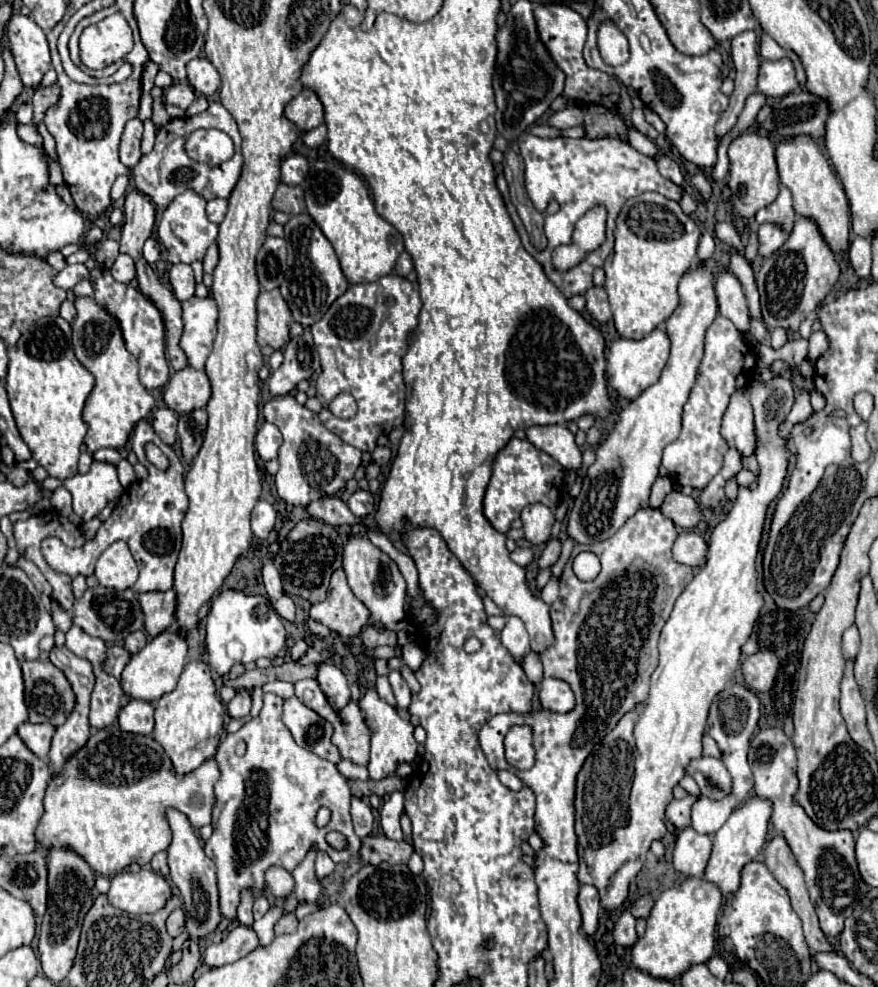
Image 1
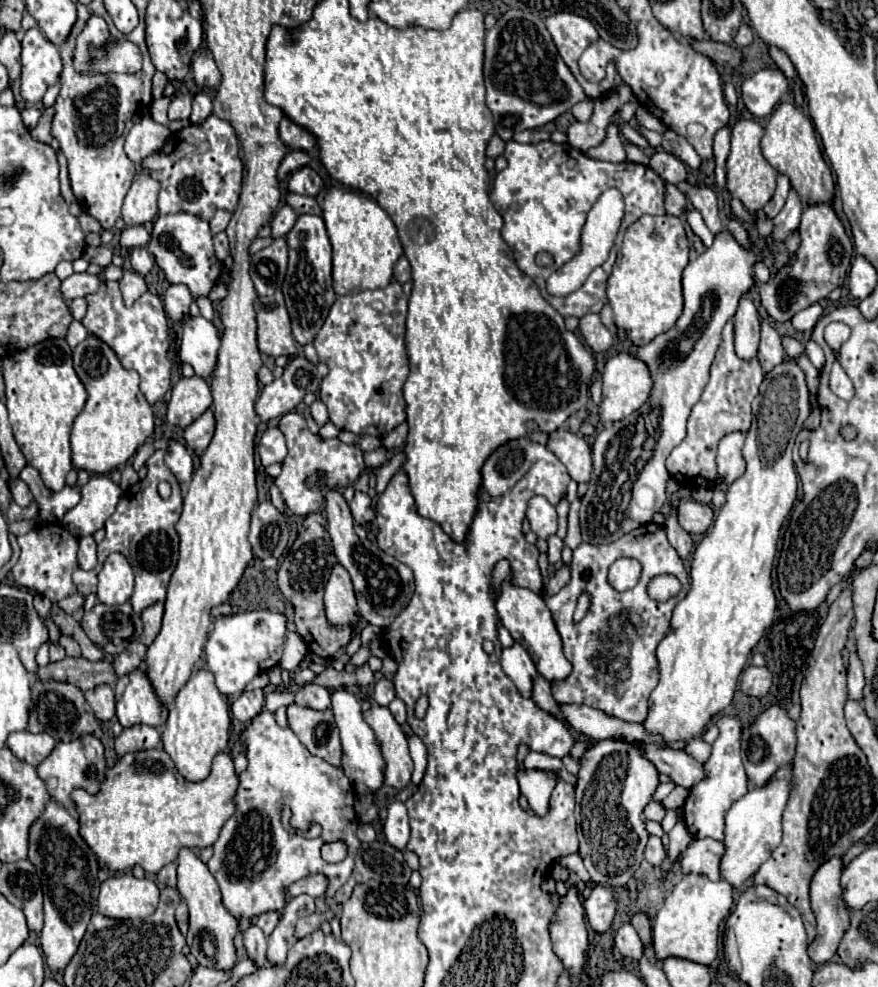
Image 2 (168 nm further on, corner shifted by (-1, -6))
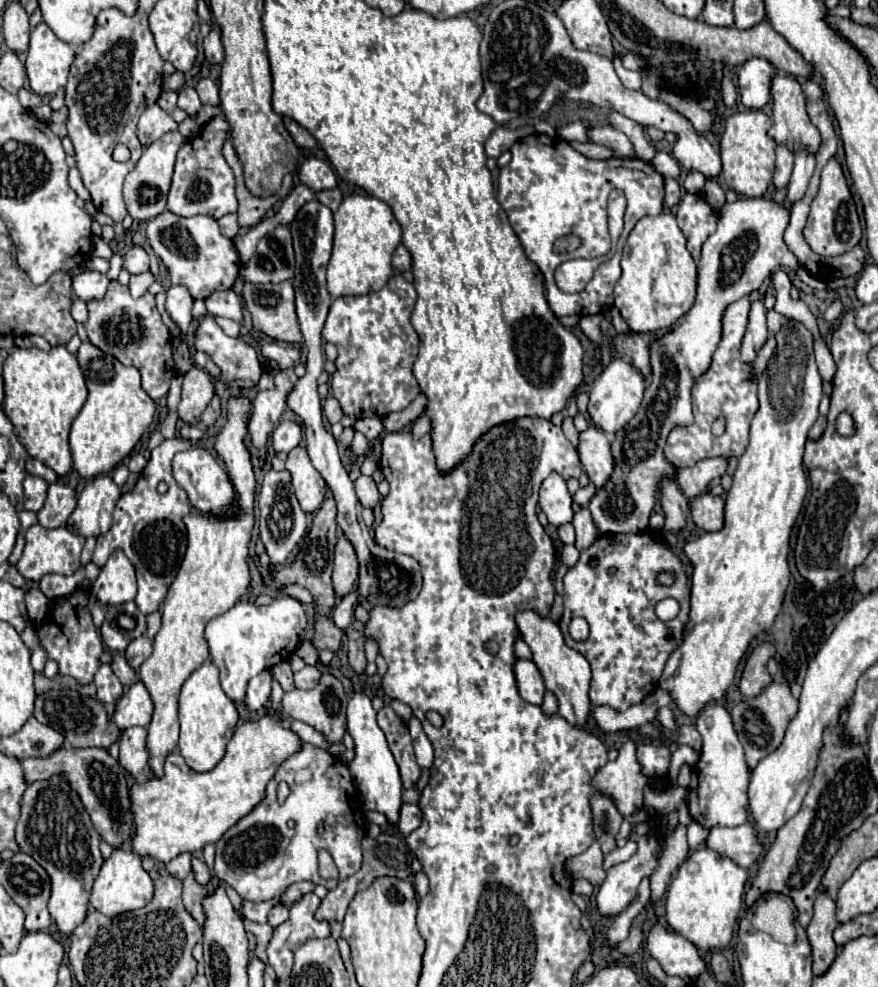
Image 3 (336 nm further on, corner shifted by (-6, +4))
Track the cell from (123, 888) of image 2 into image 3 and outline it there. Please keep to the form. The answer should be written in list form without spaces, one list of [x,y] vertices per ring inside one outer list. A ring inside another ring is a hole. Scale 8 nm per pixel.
[[[113,850],[111,856],[103,860],[101,870],[89,892],[89,904],[105,916],[117,916],[123,912],[143,908],[145,904],[151,902],[151,898],[153,898],[153,882],[141,866],[141,856],[125,850]]]

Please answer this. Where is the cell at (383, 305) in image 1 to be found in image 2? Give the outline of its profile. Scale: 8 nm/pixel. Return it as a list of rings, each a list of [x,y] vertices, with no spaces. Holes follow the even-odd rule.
[[[392,280],[386,288],[338,296],[334,306],[330,308],[324,326],[314,338],[314,348],[318,352],[318,360],[328,366],[328,374],[320,384],[320,400],[326,404],[330,422],[336,428],[348,430],[356,436],[384,438],[398,424],[406,422],[406,412],[404,412],[406,404],[402,398],[402,386],[410,372],[404,348],[406,312],[408,312],[408,296],[402,292],[402,286],[396,280]]]

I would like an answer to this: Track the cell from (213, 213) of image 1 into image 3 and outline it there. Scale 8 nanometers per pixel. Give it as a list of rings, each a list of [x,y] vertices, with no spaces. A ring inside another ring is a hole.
[[[227,214],[223,218],[219,218],[219,226],[221,226],[221,234],[227,238],[237,236],[239,232],[239,224],[237,224],[237,216],[235,214]]]

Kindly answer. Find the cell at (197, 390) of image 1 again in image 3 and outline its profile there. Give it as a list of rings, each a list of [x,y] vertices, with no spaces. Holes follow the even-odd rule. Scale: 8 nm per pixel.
[[[193,366],[183,376],[183,392],[179,402],[179,418],[187,424],[197,424],[205,406],[213,398],[215,388],[207,370]]]

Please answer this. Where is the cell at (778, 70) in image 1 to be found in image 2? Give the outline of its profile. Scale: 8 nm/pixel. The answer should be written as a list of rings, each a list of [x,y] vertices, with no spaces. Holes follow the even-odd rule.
[[[778,68],[758,70],[742,84],[742,100],[754,116],[768,116],[788,88],[790,80]]]

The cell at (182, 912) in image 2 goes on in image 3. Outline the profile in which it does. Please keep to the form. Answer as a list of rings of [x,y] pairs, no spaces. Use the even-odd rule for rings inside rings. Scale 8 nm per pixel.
[[[193,872],[183,880],[183,904],[185,904],[187,912],[189,912],[199,924],[205,922],[205,912],[203,912],[203,906],[201,906],[205,894],[211,894],[219,884],[221,884],[221,880],[219,880],[217,876],[213,876],[211,882],[209,882],[209,886],[201,886],[201,884],[195,880],[195,874],[193,874]]]

